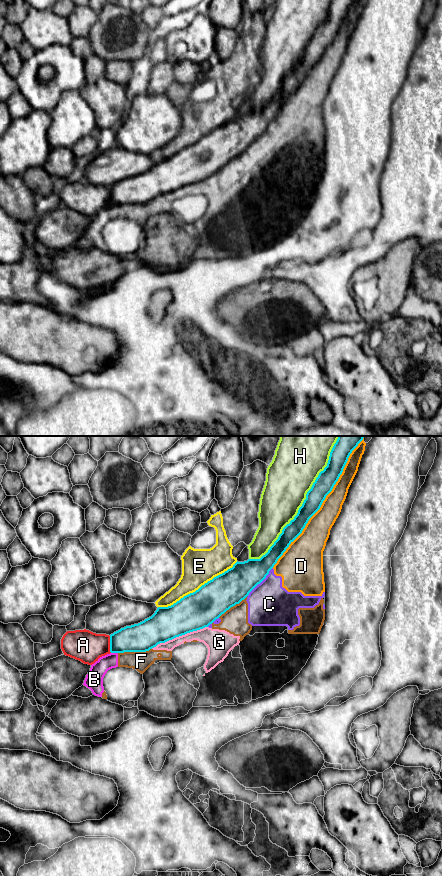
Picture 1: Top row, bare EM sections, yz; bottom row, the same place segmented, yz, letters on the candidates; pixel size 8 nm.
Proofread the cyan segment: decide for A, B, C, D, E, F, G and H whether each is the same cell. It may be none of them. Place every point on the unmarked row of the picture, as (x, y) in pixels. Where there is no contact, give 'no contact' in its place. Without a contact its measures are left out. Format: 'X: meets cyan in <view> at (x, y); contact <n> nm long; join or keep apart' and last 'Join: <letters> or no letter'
A: meets cyan in yz at (110, 196); contact 140 nm long; keep apart
B: meets cyan in yz at (114, 204); contact 60 nm long; keep apart
C: meets cyan in yz at (261, 133); contact 300 nm long; keep apart
D: meets cyan in yz at (319, 60); contact 1150 nm long; keep apart
E: meets cyan in yz at (198, 141); contact 750 nm long; keep apart
F: meets cyan in yz at (134, 203); contact 280 nm long; keep apart
G: meets cyan in yz at (179, 187); contact 480 nm long; keep apart
H: meets cyan in yz at (299, 61); contact 1100 nm long; keep apart
Join: no letter

